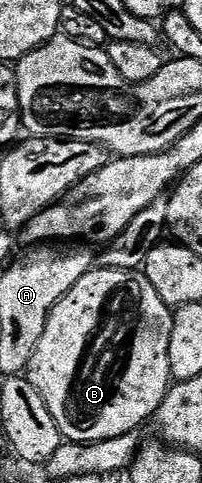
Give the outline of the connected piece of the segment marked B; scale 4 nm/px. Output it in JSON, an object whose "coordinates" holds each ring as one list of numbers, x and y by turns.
{"coordinates":[[98,266,89,271,51,309,43,337,35,345,27,377,47,401,55,425,68,442,88,445,111,437,132,435,152,420,171,386,171,325,173,311,155,293,140,270]]}

